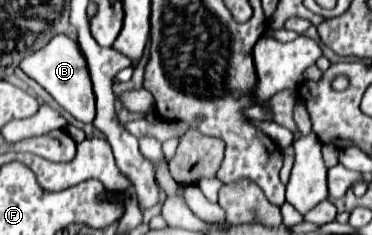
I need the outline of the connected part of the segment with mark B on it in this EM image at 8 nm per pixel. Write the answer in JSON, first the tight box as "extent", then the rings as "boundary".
{"extent":[19,35,95,123],"boundary":[[[55,35],[51,43],[47,43],[43,49],[35,51],[33,55],[25,57],[19,67],[25,75],[29,75],[33,81],[37,81],[65,111],[69,111],[75,119],[83,123],[91,123],[95,119],[95,95],[91,87],[89,67],[85,57],[81,55],[79,45],[69,39],[67,35]]]}

